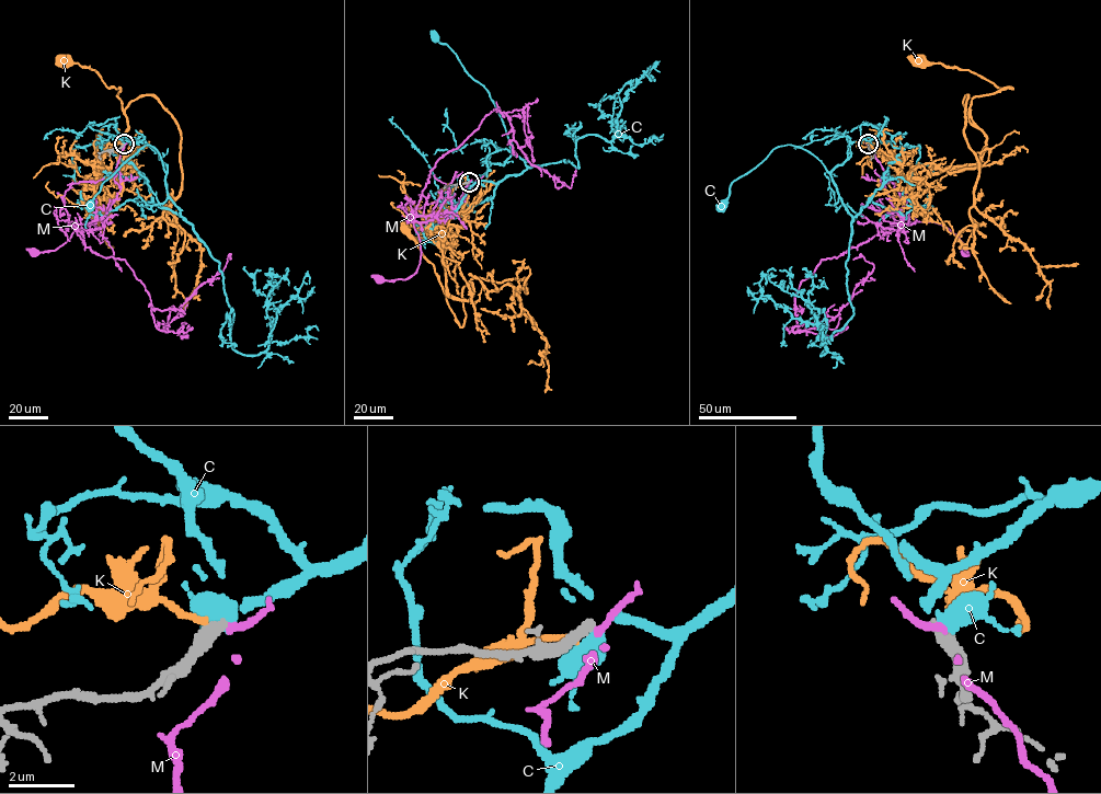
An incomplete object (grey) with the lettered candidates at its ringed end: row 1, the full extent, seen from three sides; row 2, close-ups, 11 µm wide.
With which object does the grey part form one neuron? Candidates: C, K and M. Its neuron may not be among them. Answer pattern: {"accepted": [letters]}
{"accepted": ["C"]}

